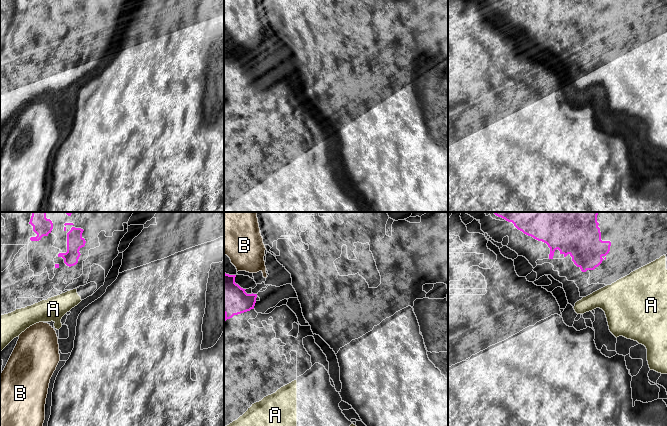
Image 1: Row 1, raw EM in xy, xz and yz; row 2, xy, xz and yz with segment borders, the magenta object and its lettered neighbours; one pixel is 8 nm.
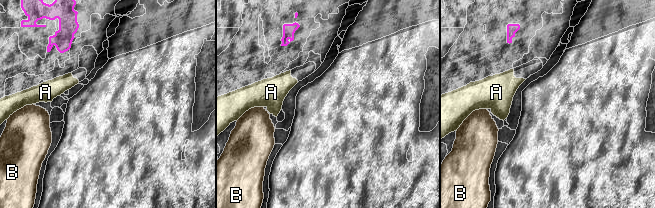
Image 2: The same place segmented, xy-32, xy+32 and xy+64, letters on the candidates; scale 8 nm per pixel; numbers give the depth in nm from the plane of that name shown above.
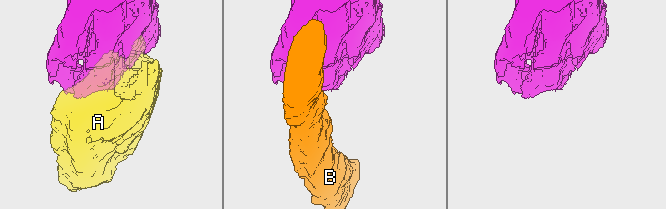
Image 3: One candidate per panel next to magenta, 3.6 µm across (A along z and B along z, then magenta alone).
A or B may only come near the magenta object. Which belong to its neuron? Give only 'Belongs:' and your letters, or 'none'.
Belongs: A

